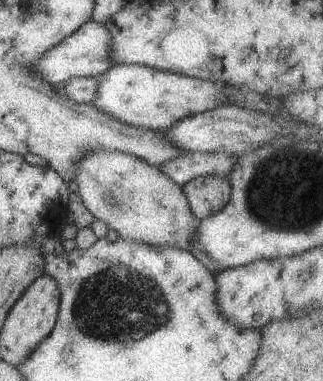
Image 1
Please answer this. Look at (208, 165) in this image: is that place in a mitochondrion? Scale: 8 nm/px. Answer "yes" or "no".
no

